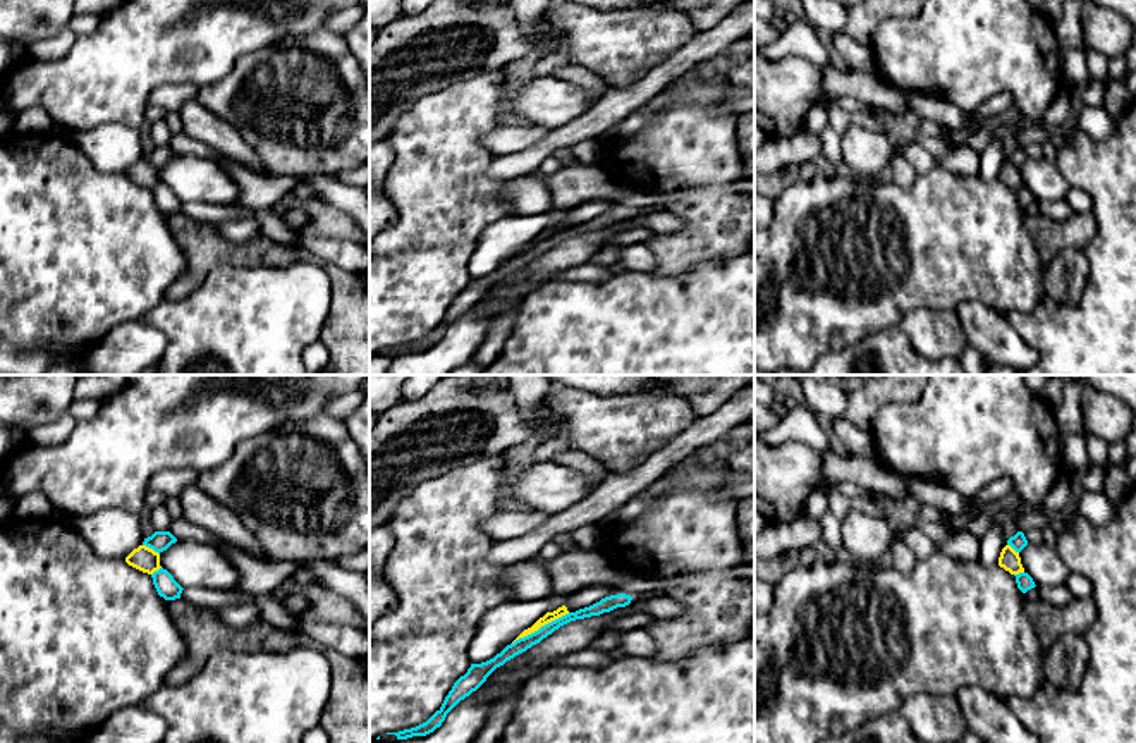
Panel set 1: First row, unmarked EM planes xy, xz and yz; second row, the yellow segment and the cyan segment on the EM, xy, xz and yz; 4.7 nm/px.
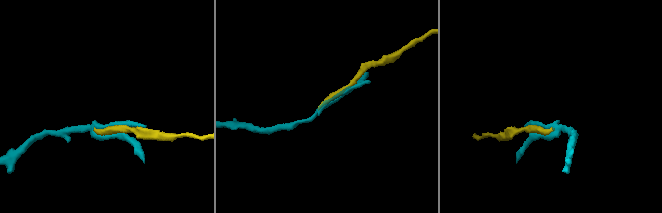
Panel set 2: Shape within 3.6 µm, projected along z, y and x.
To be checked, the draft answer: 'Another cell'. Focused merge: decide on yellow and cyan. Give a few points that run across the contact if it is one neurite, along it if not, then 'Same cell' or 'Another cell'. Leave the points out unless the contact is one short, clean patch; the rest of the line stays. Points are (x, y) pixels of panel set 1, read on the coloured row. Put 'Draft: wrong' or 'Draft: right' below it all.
Same cell
Draft: wrong

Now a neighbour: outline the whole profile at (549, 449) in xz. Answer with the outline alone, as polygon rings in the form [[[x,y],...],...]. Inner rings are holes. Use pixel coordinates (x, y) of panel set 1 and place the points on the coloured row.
[[[562,433],[555,439],[541,440],[541,444],[533,452],[533,459],[534,463],[543,463],[543,461],[552,463],[557,461],[557,456],[565,451],[572,451],[572,447]]]

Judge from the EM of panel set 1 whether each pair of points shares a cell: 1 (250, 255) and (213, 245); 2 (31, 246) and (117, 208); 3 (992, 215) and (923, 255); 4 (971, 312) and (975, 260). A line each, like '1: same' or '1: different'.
1: same
2: same
3: same
4: different

